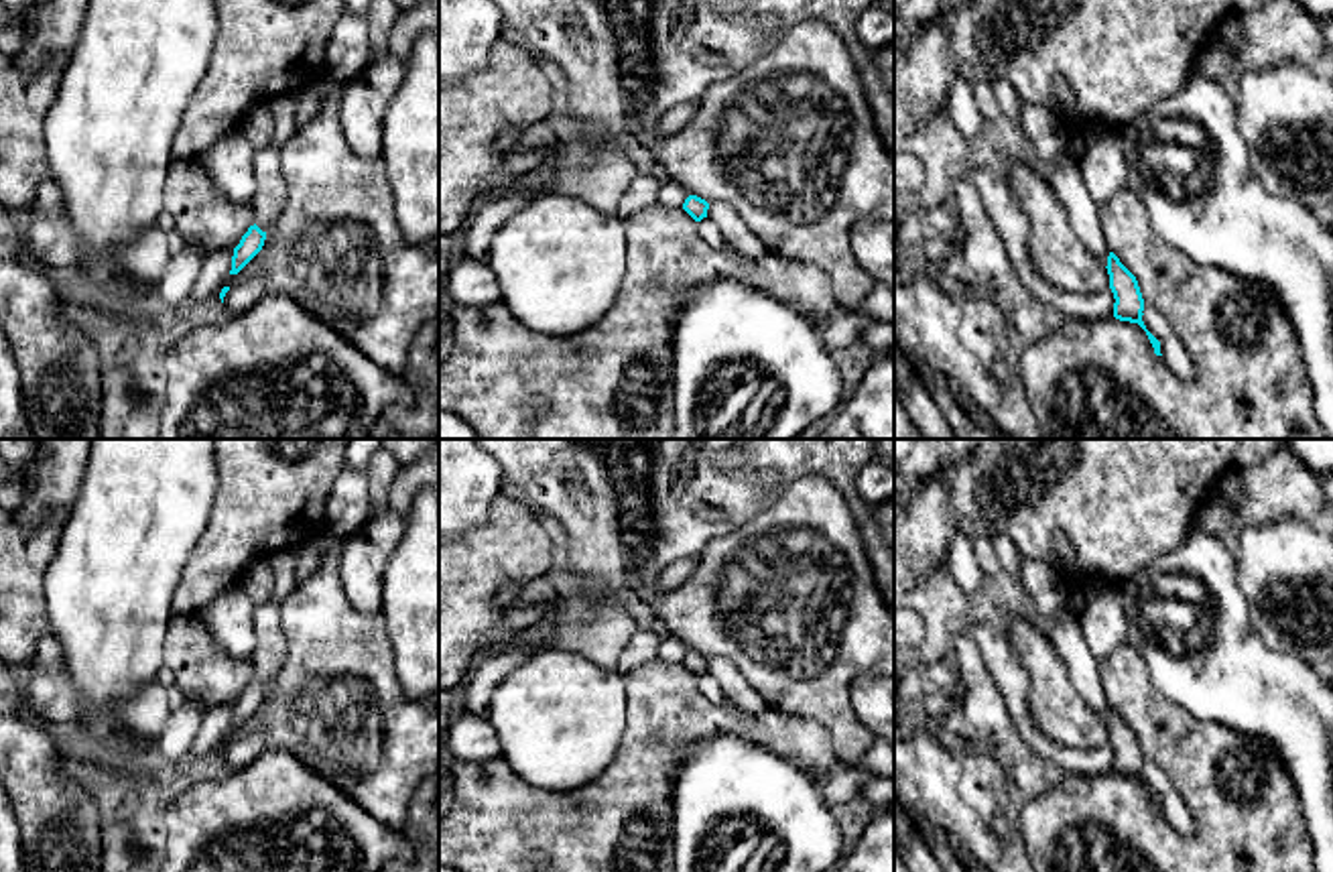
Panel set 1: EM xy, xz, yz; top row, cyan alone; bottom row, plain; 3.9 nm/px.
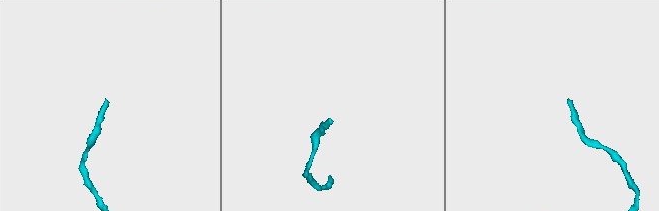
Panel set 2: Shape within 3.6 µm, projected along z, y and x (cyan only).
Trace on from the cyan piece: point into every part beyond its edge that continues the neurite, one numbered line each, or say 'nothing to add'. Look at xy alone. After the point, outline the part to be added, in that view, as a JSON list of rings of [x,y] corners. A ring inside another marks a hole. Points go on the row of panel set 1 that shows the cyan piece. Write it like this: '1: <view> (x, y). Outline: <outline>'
1: xy (269, 202). Outline: [[[276,142],[254,150],[254,181],[256,193],[252,197],[254,224],[268,232],[278,215],[284,211],[289,189],[282,175],[282,148]]]

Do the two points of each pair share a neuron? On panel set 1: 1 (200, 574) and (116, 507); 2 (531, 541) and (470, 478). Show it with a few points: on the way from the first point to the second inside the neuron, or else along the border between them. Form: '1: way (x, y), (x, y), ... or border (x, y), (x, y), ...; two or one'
1: border (210, 519), (183, 568), (171, 606); two
2: border (498, 490), (488, 519), (462, 535); two

